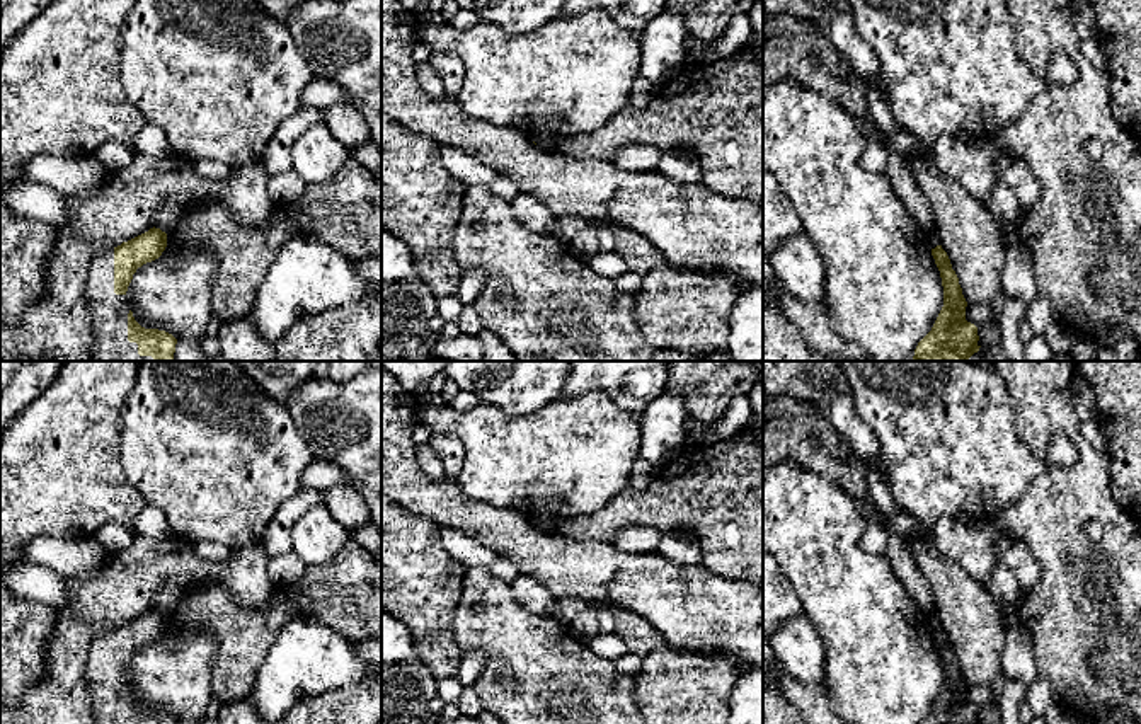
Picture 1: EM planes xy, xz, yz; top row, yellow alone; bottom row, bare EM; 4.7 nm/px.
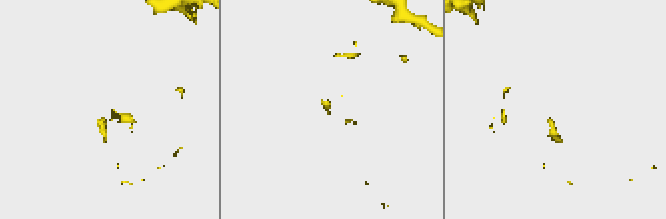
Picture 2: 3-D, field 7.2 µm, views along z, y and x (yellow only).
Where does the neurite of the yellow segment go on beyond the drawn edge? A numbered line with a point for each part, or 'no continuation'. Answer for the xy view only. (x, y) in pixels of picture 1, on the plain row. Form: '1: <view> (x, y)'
1: xy (109, 694)

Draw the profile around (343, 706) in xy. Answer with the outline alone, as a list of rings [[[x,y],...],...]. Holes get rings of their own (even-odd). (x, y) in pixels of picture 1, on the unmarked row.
[[[381,639],[359,641],[356,647],[376,673],[371,680],[305,697],[276,724],[381,724]]]

